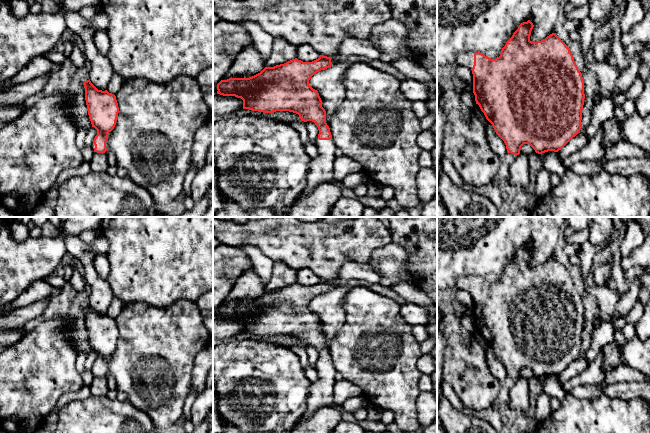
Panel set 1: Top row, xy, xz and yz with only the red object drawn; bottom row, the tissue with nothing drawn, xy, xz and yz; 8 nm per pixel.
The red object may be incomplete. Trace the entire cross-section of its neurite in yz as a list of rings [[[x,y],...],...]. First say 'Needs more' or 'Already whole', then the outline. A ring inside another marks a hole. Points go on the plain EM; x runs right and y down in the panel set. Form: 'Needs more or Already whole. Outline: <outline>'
Needs more. Outline: [[[530,244],[521,247],[502,272],[500,280],[495,283],[480,276],[460,277],[456,283],[458,290],[472,294],[476,328],[492,348],[496,358],[504,365],[507,376],[513,379],[519,379],[524,368],[529,368],[538,378],[558,376],[581,354],[585,323],[582,297],[570,273],[555,257],[541,265],[532,266],[530,259],[533,251]]]

